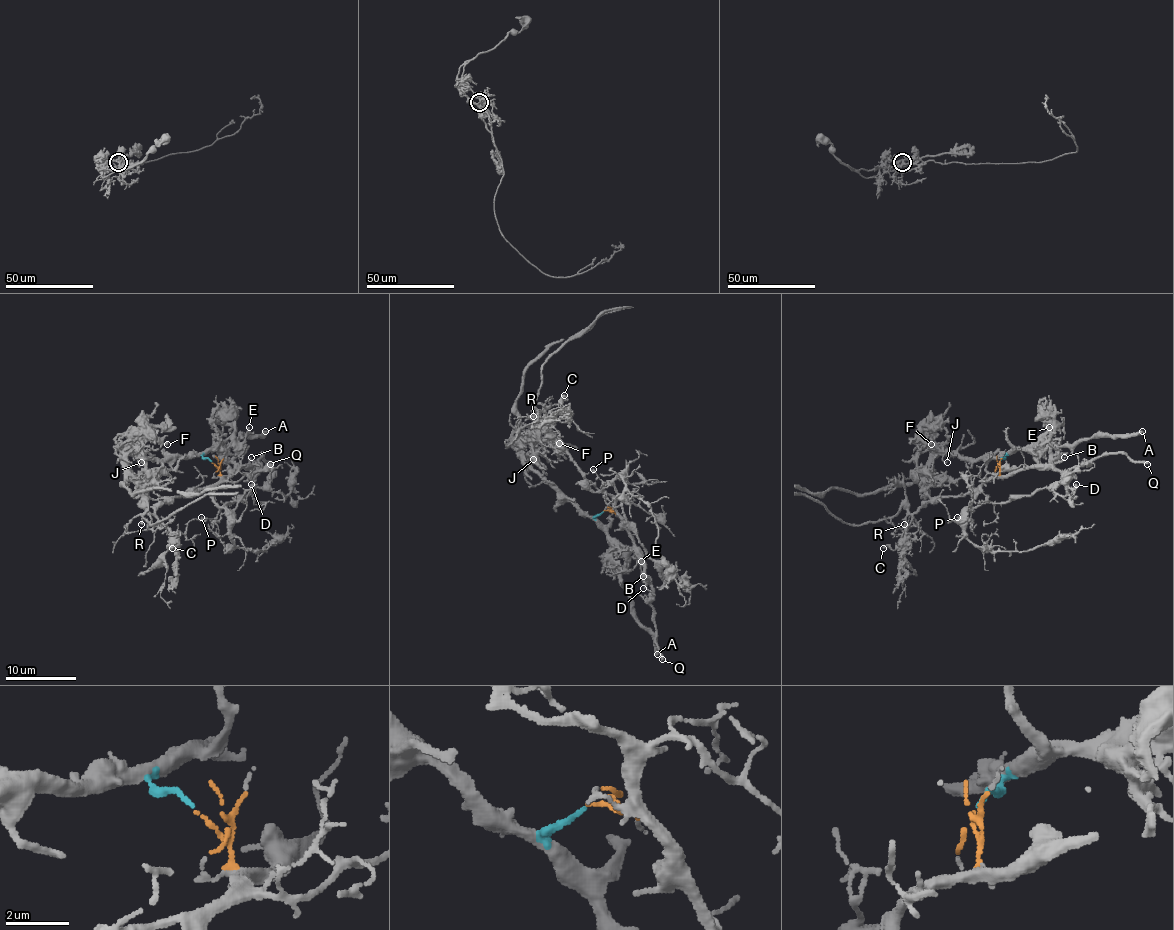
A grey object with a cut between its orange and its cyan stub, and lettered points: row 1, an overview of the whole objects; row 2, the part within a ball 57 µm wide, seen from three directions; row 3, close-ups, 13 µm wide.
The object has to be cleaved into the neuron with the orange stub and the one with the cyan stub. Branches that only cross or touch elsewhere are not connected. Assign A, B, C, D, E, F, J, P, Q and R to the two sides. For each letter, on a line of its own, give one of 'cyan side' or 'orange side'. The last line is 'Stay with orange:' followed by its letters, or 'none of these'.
A: cyan side
B: orange side
C: orange side
D: orange side
E: cyan side
F: cyan side
J: cyan side
P: orange side
Q: orange side
R: orange side
Stay with orange: B, C, D, P, Q, R

